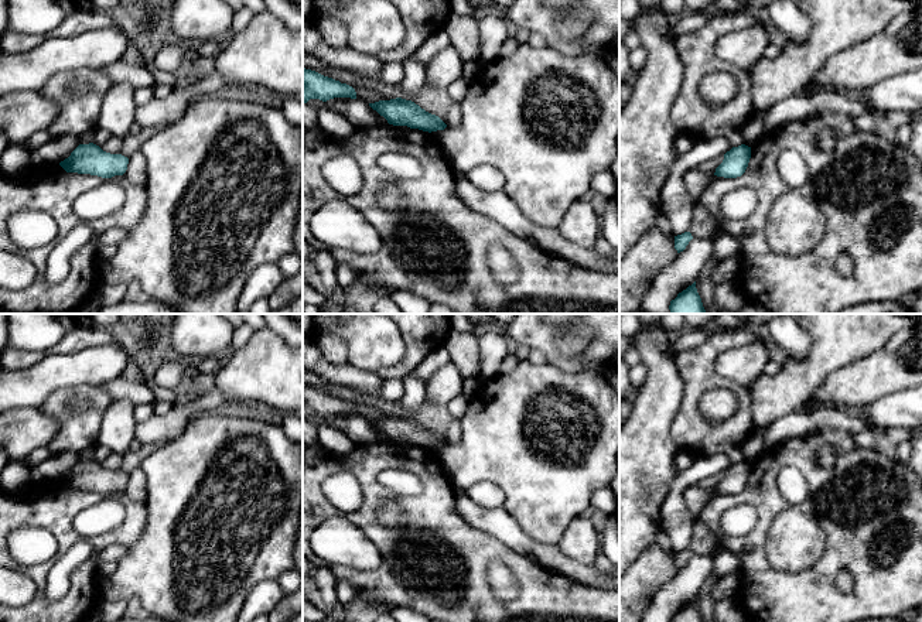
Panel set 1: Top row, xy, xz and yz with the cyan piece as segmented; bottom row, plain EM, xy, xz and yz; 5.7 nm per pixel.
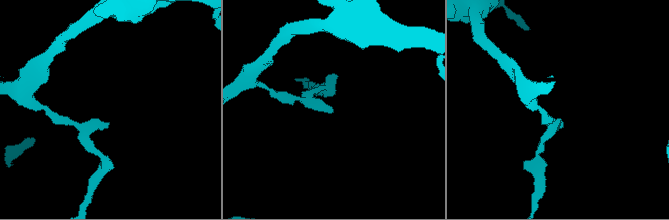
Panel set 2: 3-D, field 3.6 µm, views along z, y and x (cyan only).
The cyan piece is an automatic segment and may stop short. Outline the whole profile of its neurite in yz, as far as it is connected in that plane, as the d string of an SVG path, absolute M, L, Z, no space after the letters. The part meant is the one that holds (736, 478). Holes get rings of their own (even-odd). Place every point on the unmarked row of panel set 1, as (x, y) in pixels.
M745 461L733 464L730 468L724 471L724 476L716 485L714 492L724 495L741 493L748 483L749 475L751 475L751 464Z

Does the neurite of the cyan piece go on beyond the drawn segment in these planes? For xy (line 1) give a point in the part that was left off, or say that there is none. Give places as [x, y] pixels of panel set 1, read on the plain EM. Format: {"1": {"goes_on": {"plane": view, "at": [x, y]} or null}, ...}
{"1": {"goes_on": null}}

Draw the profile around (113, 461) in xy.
M110 452L110 455L106 457L100 462L100 465L106 469L110 469L110 471L119 471L120 465L122 465L122 461L123 461L123 457L124 457L124 454L122 454L122 452Z

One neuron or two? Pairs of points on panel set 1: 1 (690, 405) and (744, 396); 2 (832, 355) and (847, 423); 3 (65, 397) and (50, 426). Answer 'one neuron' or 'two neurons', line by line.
1: one neuron
2: two neurons
3: two neurons

